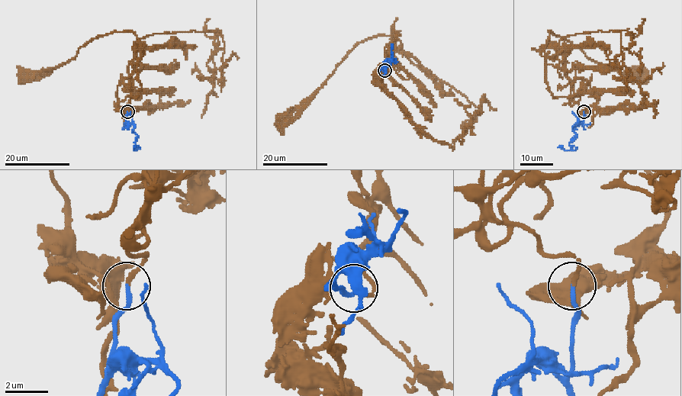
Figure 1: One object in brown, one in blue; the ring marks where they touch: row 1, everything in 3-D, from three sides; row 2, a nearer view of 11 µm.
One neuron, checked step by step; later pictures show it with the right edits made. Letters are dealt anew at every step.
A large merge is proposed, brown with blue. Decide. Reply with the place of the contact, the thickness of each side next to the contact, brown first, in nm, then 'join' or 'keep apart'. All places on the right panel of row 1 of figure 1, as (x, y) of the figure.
(583, 111) | 120/190 nm | join

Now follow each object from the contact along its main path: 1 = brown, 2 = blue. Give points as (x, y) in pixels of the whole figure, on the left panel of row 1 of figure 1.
1: (127, 111), (133, 61), (142, 54), (132, 31), (93, 38), (74, 58), (24, 77)
2: (127, 111), (125, 125), (130, 123), (135, 127), (132, 131), (137, 136), (133, 149), (136, 147)

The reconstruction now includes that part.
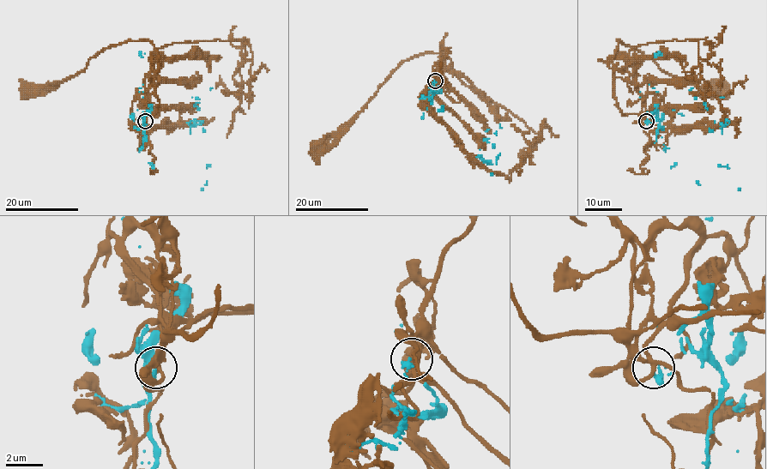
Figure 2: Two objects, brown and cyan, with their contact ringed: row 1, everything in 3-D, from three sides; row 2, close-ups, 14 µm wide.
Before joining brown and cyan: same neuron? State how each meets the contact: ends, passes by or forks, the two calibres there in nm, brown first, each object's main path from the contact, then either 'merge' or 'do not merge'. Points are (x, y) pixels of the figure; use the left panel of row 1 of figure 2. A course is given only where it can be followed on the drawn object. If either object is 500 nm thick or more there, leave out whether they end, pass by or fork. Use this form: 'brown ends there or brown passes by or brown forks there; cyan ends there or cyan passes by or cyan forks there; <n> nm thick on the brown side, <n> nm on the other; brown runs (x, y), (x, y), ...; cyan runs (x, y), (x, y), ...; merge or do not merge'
brown forks there; cyan passes by; 200 nm thick on the brown side, 160 nm on the other; brown runs (145, 120), (150, 74), (160, 66), (148, 40), (105, 47), (83, 70), (27, 91); cyan runs (145, 121), (141, 117), (145, 137), (142, 148), (148, 162), (203, 189); do not merge

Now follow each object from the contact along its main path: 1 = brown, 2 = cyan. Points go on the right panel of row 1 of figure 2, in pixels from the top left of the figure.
1: (646, 120), (636, 74), (621, 71), (612, 63), (618, 40), (649, 56), (662, 70), (712, 91)
2: (646, 121), (651, 117), (657, 119), (660, 126), (656, 137), (662, 137), (676, 165), (738, 189)

